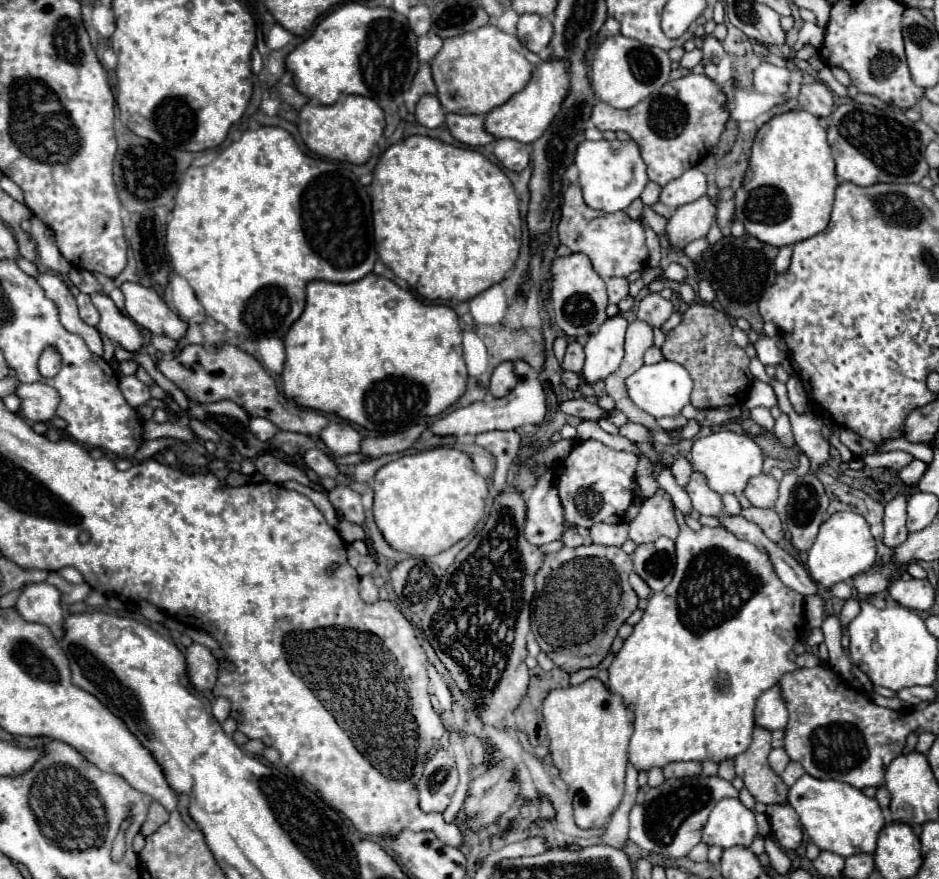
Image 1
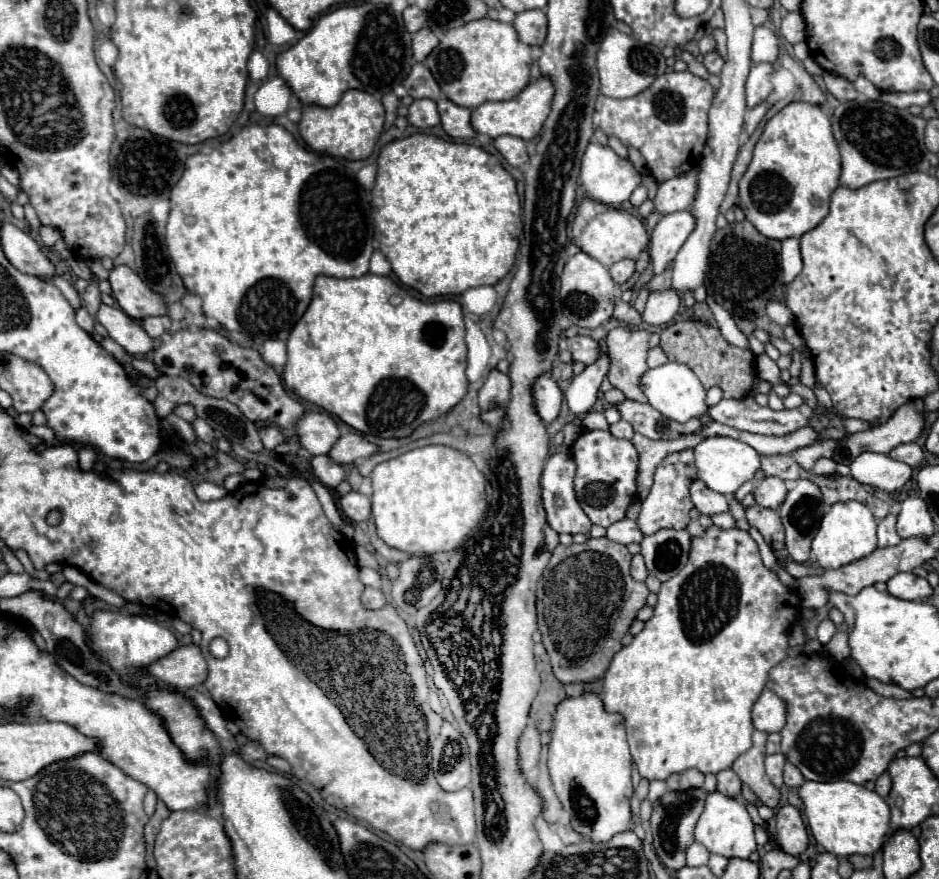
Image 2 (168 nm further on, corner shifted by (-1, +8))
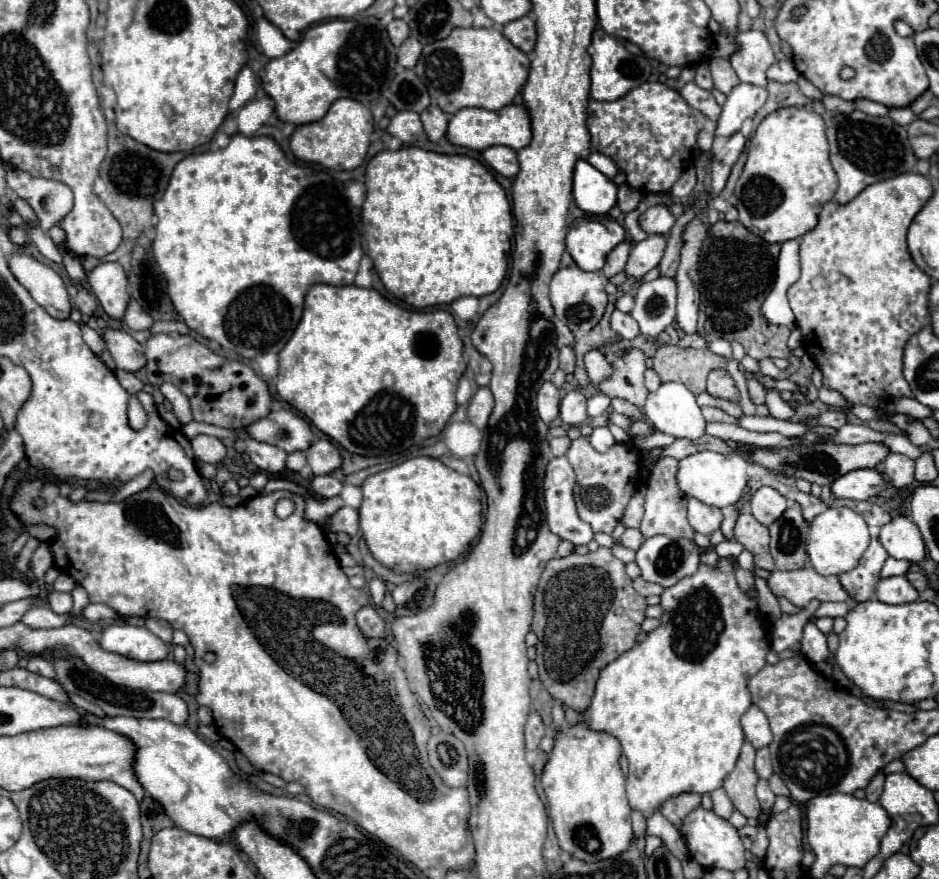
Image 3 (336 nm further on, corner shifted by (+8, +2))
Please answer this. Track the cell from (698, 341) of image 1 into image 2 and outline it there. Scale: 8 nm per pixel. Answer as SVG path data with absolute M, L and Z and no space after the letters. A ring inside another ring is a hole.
M684 319L684 321L676 321L674 325L668 325L660 335L660 347L664 349L670 361L688 365L702 381L704 389L720 387L726 399L742 399L750 393L754 385L756 379L754 353L750 349L730 345L722 337L720 329L706 325L700 319Z

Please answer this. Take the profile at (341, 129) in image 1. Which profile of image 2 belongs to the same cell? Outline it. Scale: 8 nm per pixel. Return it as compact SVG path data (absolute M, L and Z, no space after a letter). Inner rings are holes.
M350 89L342 95L342 99L334 107L320 107L320 105L304 105L302 119L298 123L300 135L306 141L306 145L314 151L328 153L334 157L344 159L366 159L372 155L376 145L376 139L380 137L384 126L384 107L382 103L358 89Z

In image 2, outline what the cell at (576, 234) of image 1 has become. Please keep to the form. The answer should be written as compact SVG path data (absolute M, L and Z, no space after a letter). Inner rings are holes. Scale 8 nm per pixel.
M584 199L578 205L572 220L572 239L584 253L592 255L596 261L600 261L606 267L622 259L636 261L638 255L650 243L650 237L642 219L628 213L626 209L616 209L592 199Z

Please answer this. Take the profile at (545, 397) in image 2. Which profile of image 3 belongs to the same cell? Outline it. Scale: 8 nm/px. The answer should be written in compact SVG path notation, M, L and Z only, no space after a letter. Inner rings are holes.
M545 383L537 395L537 411L547 425L559 415L559 403L561 403L561 391L553 383Z

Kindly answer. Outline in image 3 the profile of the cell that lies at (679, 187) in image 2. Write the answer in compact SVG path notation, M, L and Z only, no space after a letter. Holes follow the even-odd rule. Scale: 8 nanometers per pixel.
M657 205L639 215L639 225L649 235L667 235L667 231L675 225L675 217L667 207Z

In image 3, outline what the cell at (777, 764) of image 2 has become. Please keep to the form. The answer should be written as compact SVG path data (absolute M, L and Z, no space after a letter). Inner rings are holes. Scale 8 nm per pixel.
M761 779L761 781L757 783L757 799L759 799L759 803L761 803L763 813L767 813L767 811L773 807L773 803L775 803L775 795L773 795L773 791L769 789L769 783L767 783L765 779Z

